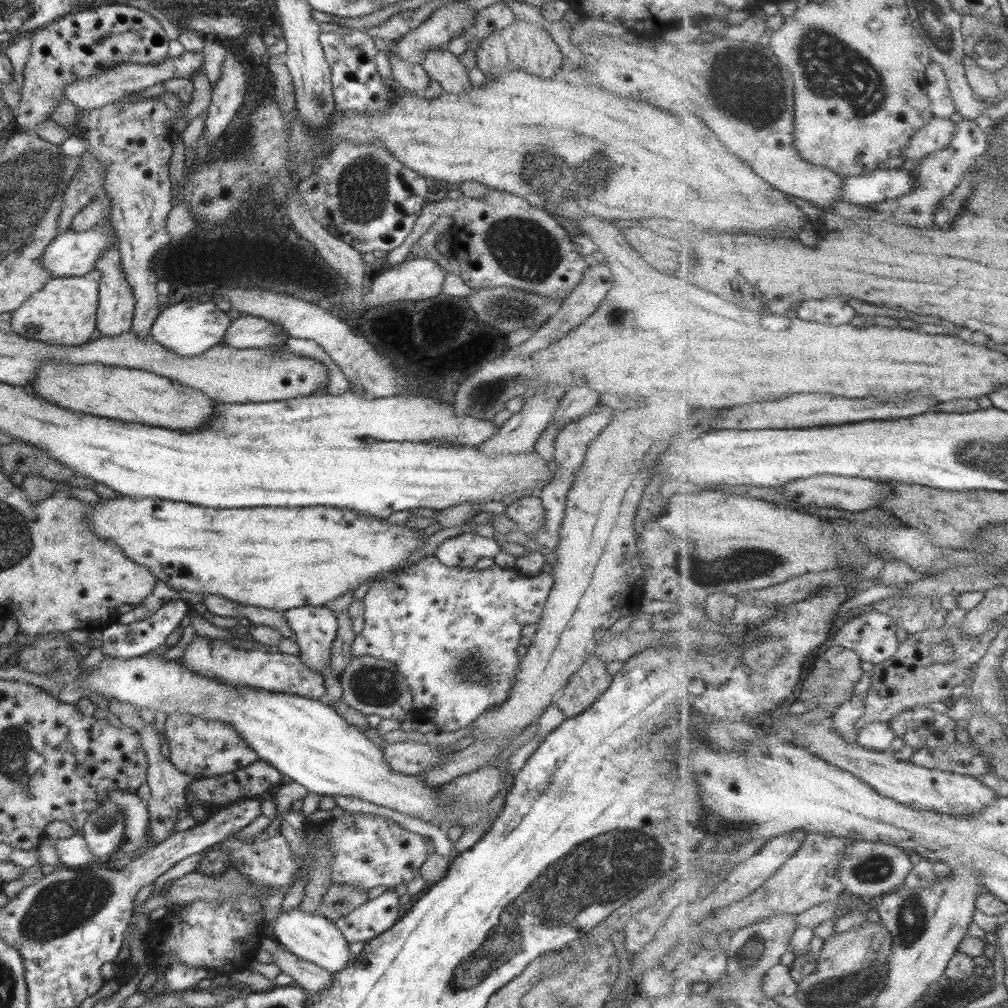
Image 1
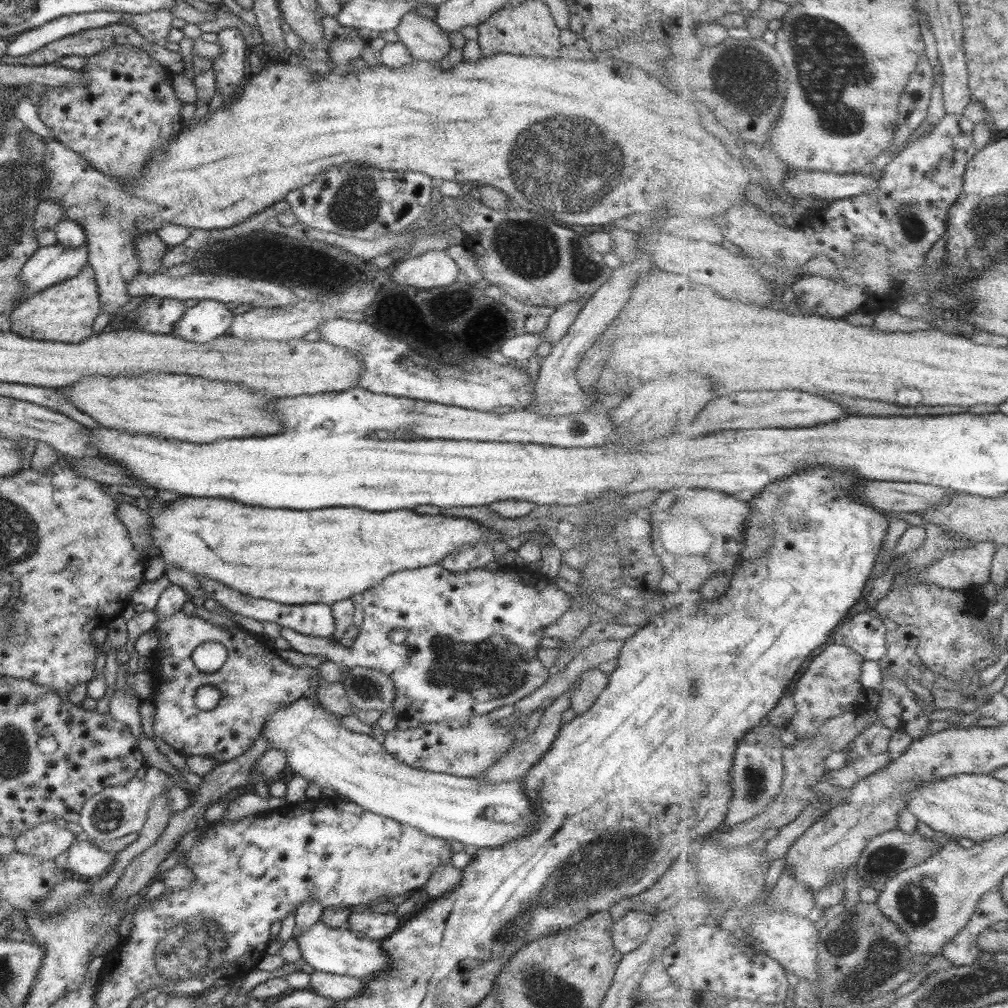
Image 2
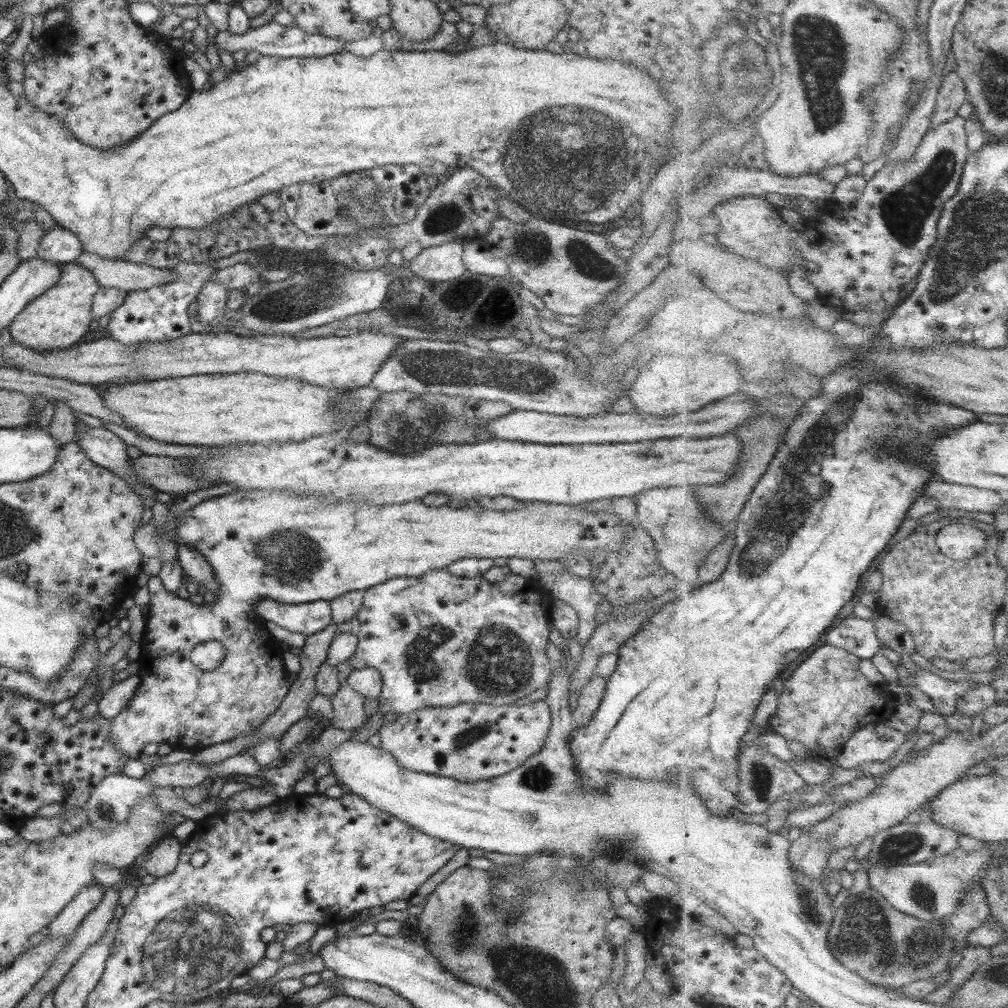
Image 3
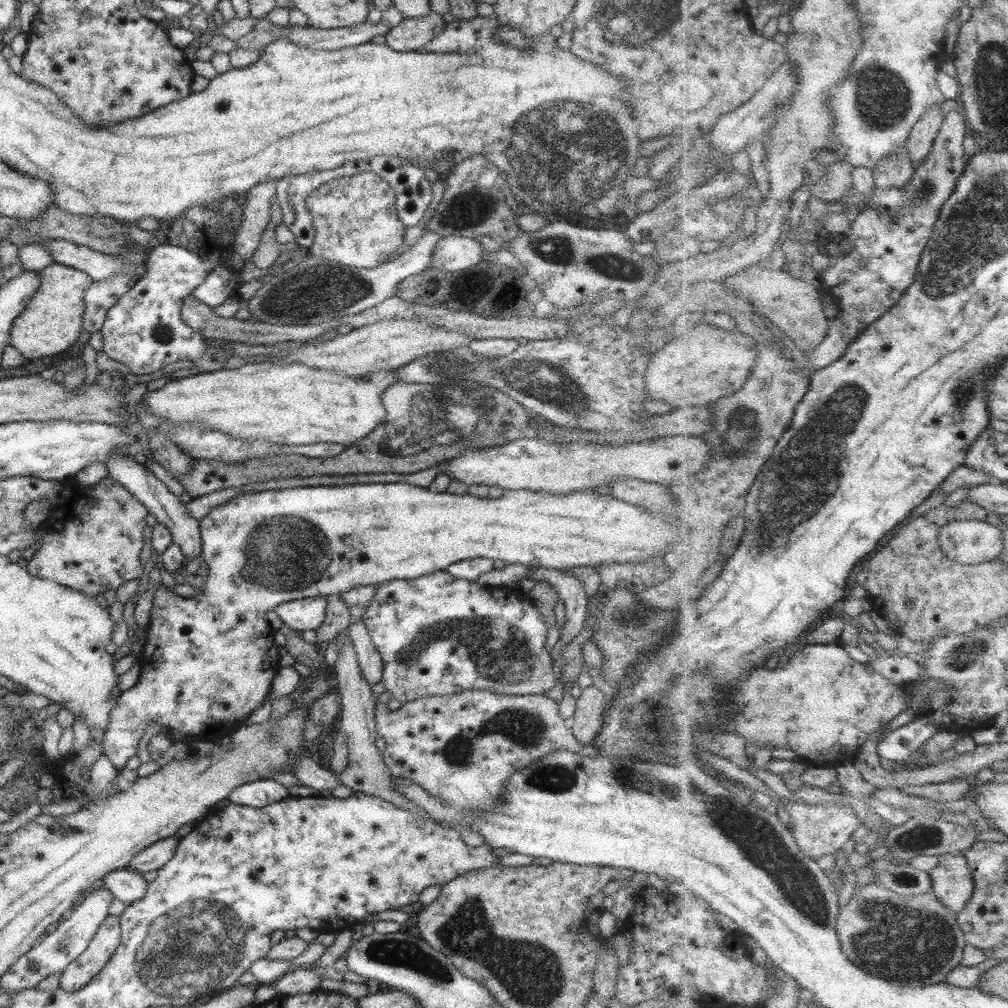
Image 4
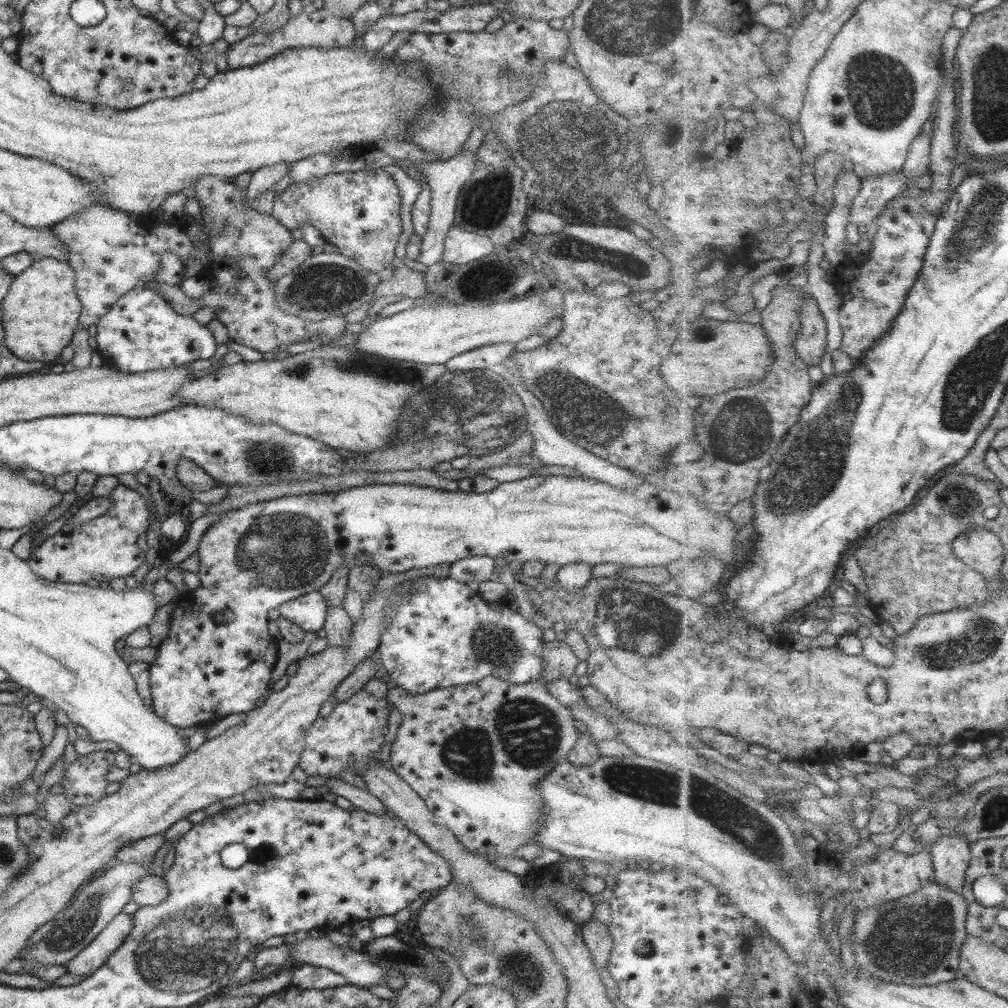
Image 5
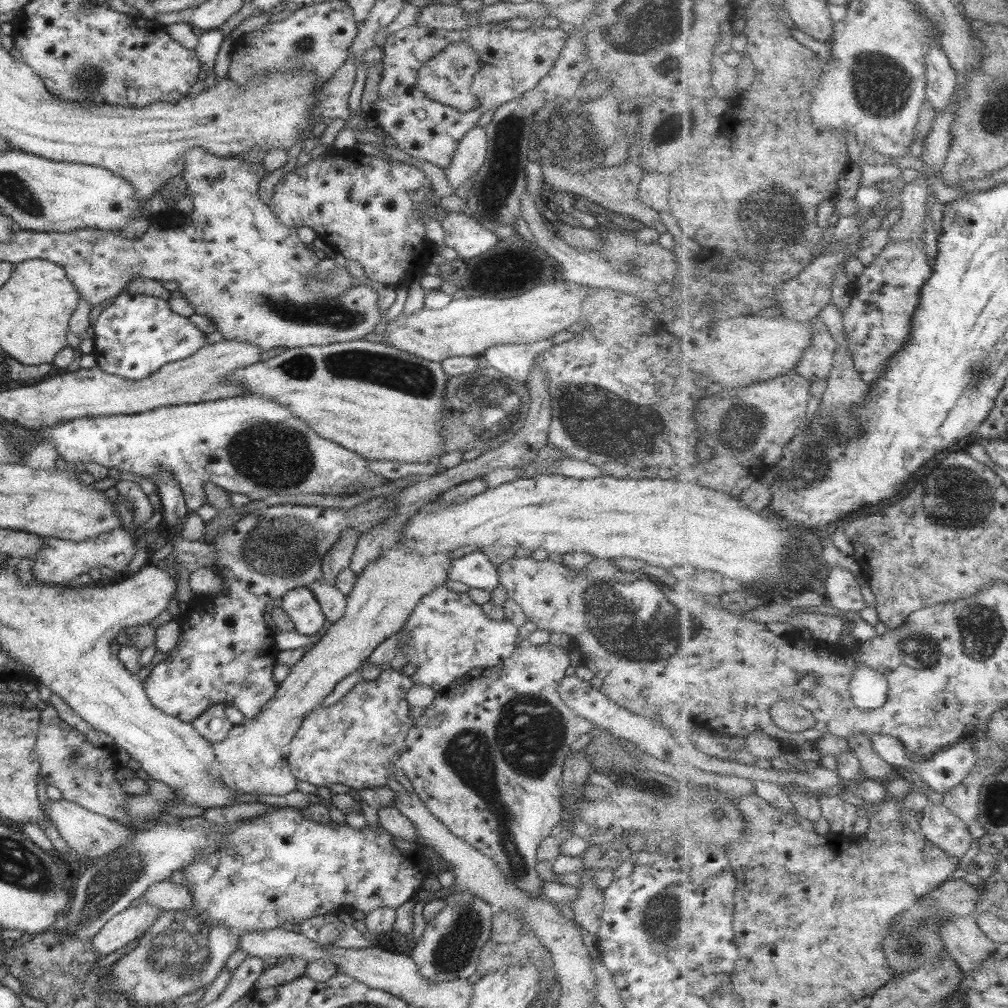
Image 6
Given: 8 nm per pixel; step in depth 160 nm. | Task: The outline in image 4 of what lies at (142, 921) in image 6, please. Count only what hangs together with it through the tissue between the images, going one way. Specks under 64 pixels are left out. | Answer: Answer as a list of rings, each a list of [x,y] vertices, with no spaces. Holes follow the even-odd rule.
[[[108,915],[99,924],[85,951],[59,974],[58,988],[71,992],[87,984],[111,958],[119,938],[118,916]]]

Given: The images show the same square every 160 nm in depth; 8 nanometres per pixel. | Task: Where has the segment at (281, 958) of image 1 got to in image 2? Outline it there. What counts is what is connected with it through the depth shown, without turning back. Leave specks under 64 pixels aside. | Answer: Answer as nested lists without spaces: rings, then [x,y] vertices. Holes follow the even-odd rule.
[[[313,971],[309,975],[307,989],[331,1001],[357,998],[364,989],[364,981],[352,976],[329,974],[328,972]]]

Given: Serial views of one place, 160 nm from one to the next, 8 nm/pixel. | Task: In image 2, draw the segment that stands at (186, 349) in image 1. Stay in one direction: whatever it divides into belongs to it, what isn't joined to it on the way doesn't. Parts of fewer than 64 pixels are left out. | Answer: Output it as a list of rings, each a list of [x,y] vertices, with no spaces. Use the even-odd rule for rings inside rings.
[[[200,300],[192,307],[185,307],[179,320],[168,332],[187,342],[203,344],[227,333],[234,315],[222,302]]]

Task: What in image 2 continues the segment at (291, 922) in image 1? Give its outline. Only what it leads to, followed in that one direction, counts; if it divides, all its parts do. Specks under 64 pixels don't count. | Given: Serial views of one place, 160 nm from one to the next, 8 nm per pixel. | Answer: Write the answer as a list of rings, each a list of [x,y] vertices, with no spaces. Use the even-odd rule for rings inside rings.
[[[321,918],[303,932],[299,932],[299,934],[294,932],[294,934],[295,936],[292,938],[299,949],[300,958],[317,972],[352,976],[366,981],[379,973],[384,973],[390,965],[389,957],[383,951],[381,942],[367,938],[359,939],[344,927],[329,928],[323,924]]]

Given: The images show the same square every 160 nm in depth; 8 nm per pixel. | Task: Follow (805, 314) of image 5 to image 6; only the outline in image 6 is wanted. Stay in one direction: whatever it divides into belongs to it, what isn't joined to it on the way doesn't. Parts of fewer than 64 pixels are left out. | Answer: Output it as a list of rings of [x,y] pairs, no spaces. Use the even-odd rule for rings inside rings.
[[[820,316],[811,321],[814,326],[814,337],[803,352],[796,369],[801,376],[808,378],[813,384],[827,379],[827,376],[831,374],[838,342],[833,338],[828,323]]]

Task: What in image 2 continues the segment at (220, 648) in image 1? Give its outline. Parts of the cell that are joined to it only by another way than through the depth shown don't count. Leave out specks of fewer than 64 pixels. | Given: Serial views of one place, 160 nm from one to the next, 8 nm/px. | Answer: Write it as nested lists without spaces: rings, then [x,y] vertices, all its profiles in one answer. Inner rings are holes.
[[[181,610],[171,616],[156,620],[153,630],[157,631],[158,645],[148,656],[151,660],[149,672],[155,684],[154,694],[150,697],[151,700],[154,700],[155,706],[152,731],[179,755],[185,757],[206,756],[212,758],[217,765],[233,760],[251,748],[260,734],[265,719],[278,706],[285,706],[298,698],[315,699],[316,690],[321,681],[319,670],[304,665],[292,666],[284,662],[279,655],[276,655],[270,642],[262,635],[251,633],[239,626],[223,628],[211,625],[194,614],[184,615]],[[207,641],[218,642],[227,651],[227,660],[217,672],[199,672],[191,662],[193,650]],[[205,685],[217,687],[220,692],[219,704],[209,711],[199,710],[194,703],[195,691]]]

